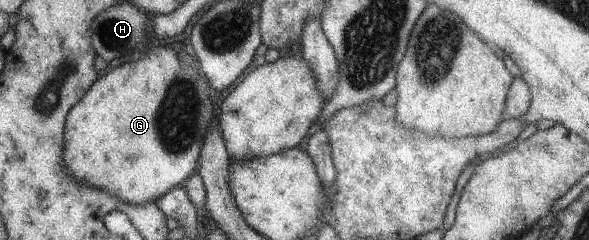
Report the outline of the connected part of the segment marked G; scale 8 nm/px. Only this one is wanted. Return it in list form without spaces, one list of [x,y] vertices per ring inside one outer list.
[[[149,42],[148,46],[140,50],[142,54],[139,58],[122,64],[101,76],[97,76],[89,84],[89,88],[85,90],[85,96],[69,110],[69,114],[65,118],[65,136],[63,136],[63,168],[65,168],[65,174],[69,174],[71,178],[75,178],[81,184],[87,184],[87,186],[97,188],[97,190],[105,190],[105,192],[109,192],[111,196],[115,196],[117,200],[121,200],[125,204],[155,203],[155,200],[161,194],[185,182],[192,175],[193,170],[196,169],[195,166],[197,166],[201,144],[205,140],[207,128],[214,125],[209,124],[211,122],[211,102],[213,102],[211,96],[213,96],[213,93],[205,78],[199,76],[195,68],[183,66],[179,62],[179,54],[162,45],[164,44],[160,42],[158,45],[155,45],[154,42]]]

